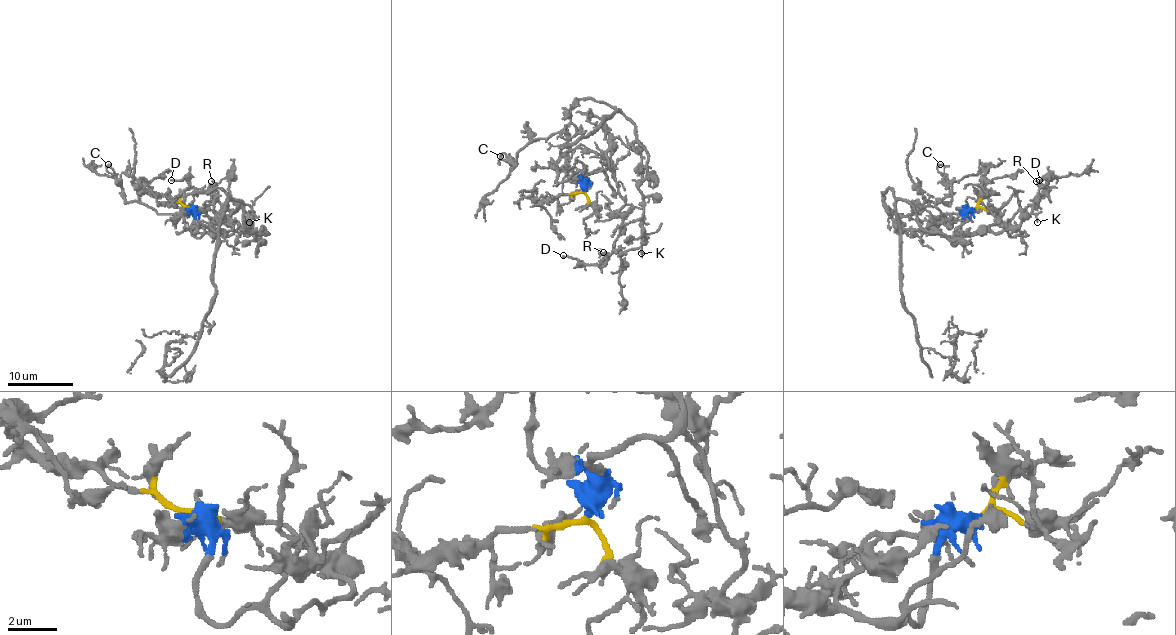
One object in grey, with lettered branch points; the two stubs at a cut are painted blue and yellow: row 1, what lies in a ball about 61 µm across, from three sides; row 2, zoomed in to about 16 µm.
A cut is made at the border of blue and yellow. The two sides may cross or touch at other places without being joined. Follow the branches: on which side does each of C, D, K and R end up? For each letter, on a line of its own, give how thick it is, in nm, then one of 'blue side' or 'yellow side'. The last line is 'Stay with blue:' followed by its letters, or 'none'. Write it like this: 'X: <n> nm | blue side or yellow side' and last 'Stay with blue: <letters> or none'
C: 240 nm | blue side
D: 170 nm | blue side
K: 130 nm | blue side
R: 320 nm | blue side
Stay with blue: C, D, K, R

